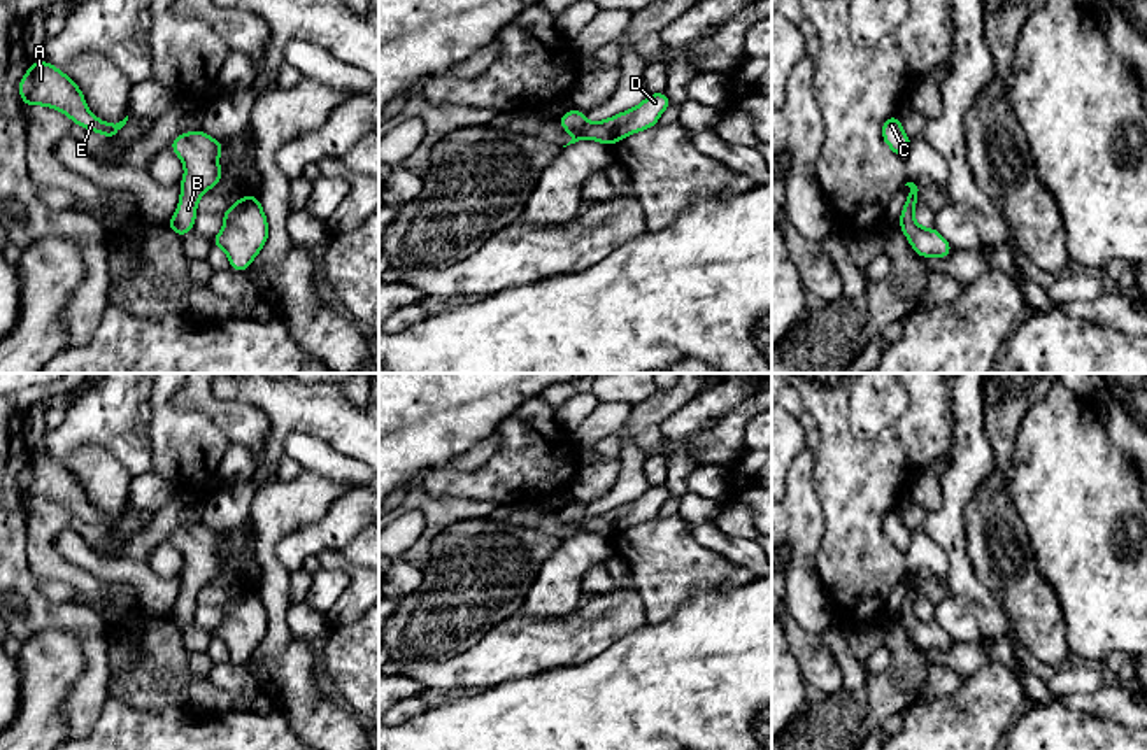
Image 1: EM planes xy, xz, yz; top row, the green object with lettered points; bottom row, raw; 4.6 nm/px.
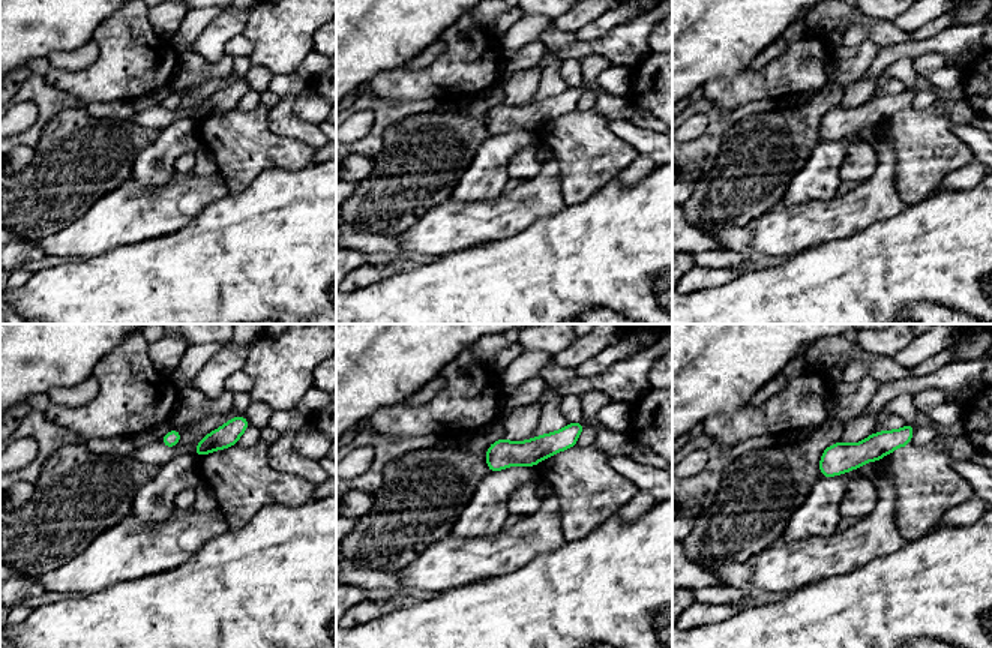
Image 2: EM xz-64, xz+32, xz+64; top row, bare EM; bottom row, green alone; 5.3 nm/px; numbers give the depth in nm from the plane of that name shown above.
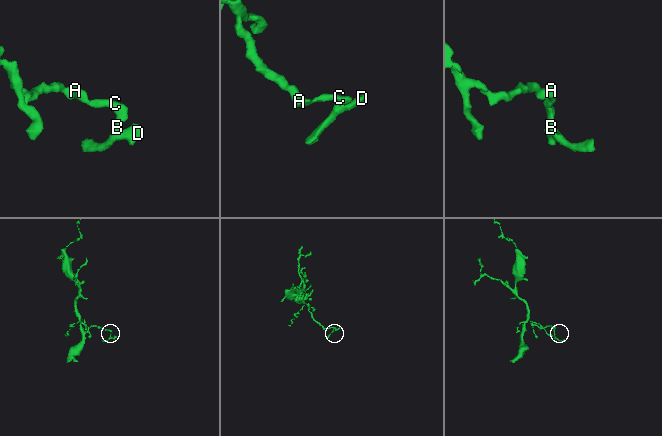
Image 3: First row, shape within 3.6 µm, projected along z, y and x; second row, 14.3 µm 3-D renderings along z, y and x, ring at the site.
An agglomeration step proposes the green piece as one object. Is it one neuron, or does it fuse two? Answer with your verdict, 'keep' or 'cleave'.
keep

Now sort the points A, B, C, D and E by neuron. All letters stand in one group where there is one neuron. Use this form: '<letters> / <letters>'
A B C D E

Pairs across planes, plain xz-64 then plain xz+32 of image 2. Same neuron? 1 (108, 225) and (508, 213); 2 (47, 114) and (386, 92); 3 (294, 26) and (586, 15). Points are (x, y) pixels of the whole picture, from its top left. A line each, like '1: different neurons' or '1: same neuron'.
1: same neuron
2: different neurons
3: different neurons

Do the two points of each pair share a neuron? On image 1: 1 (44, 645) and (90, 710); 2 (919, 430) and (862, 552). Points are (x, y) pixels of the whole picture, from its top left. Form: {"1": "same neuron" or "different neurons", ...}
{"1": "different neurons", "2": "same neuron"}

